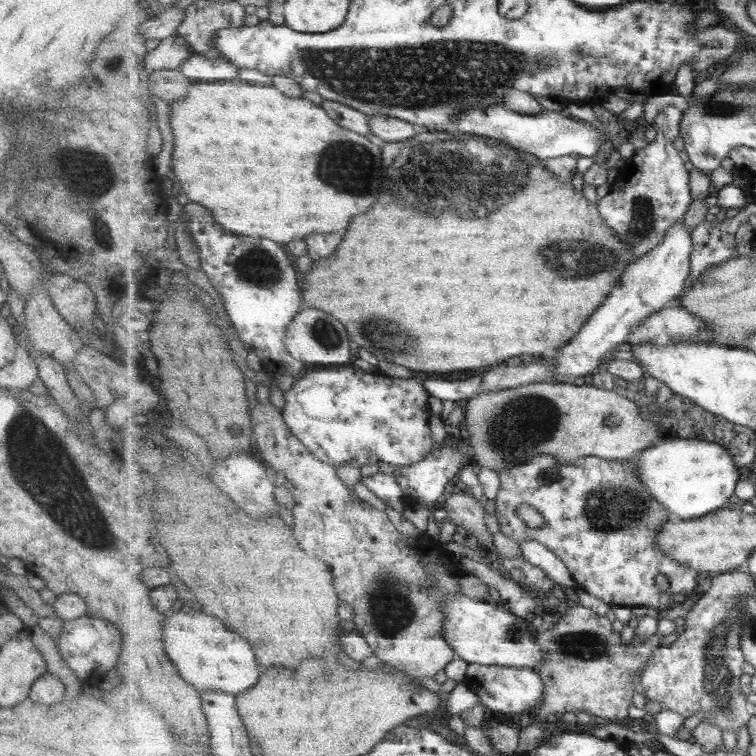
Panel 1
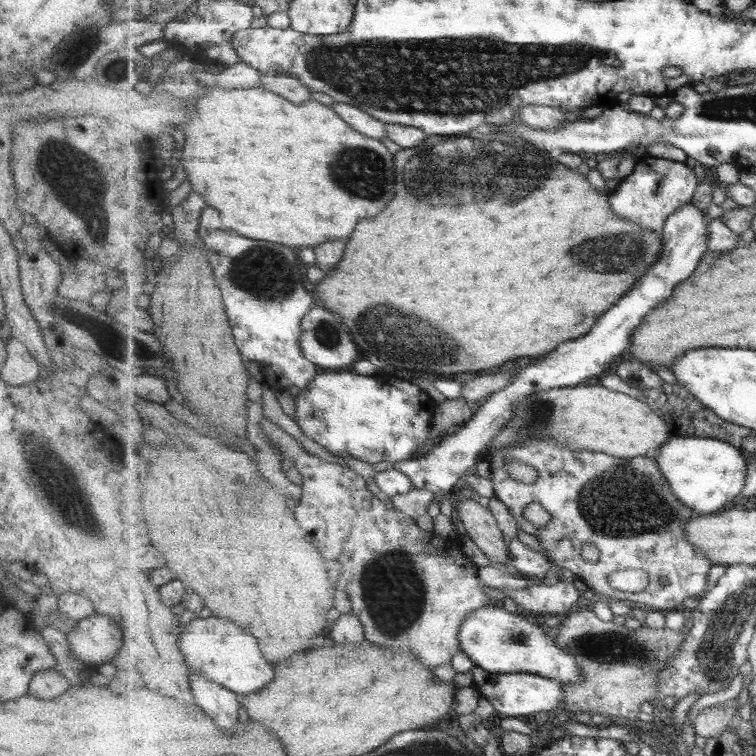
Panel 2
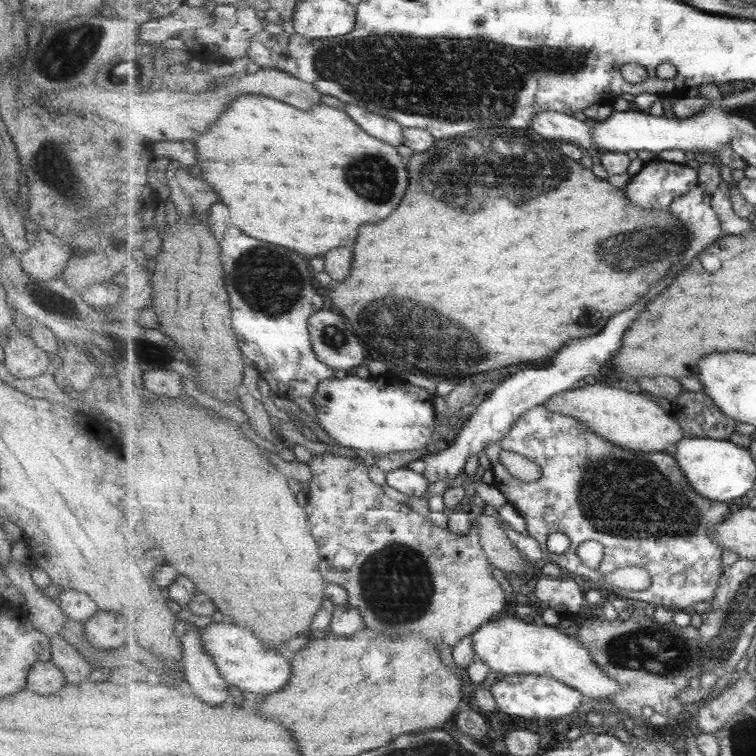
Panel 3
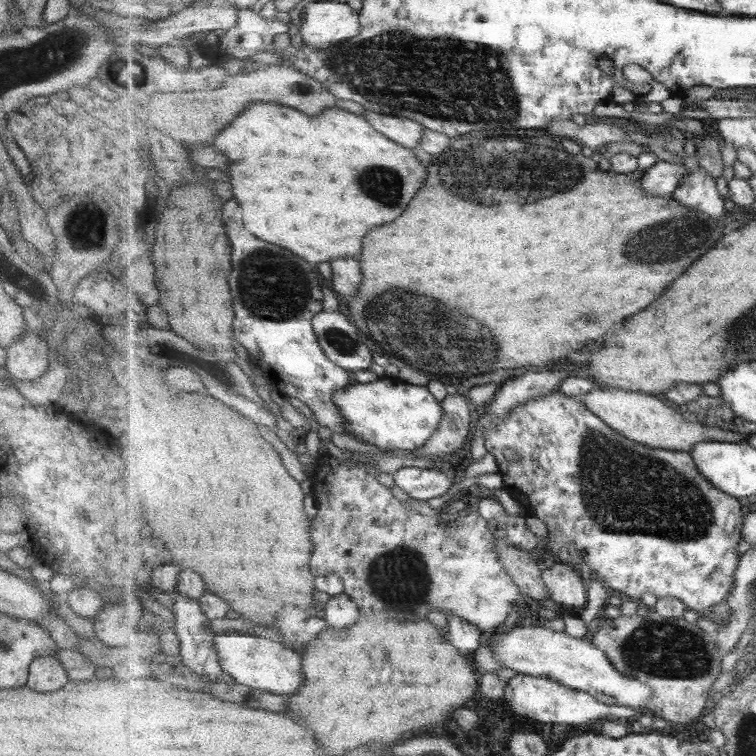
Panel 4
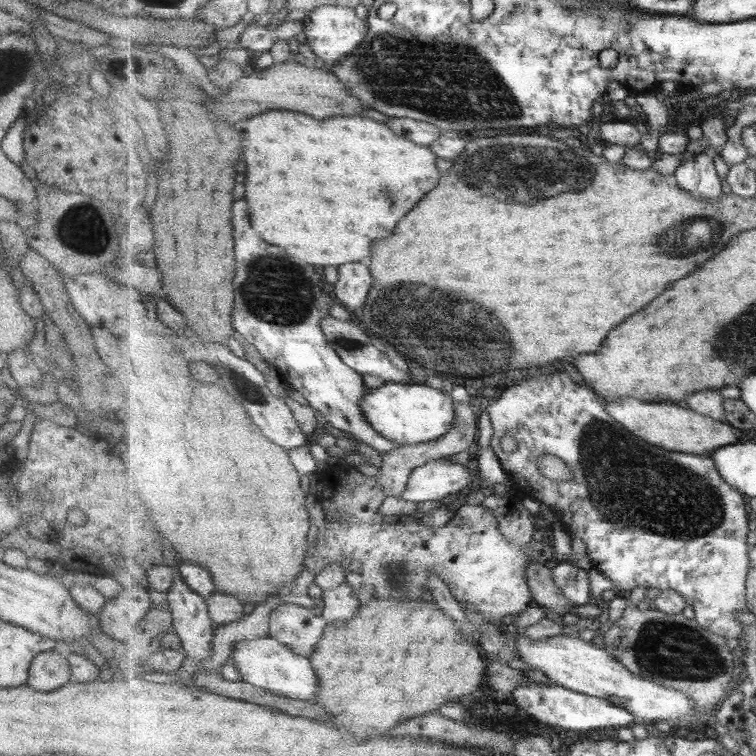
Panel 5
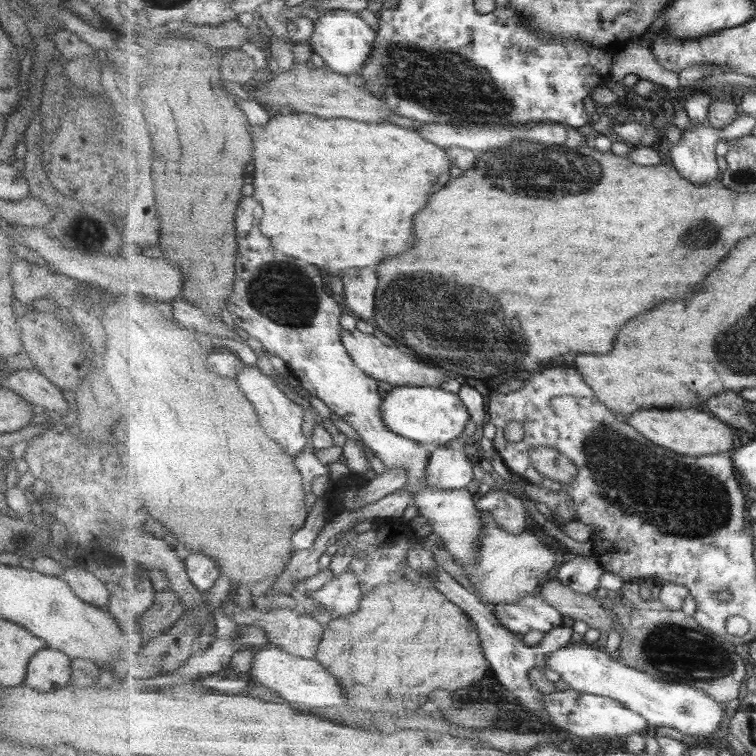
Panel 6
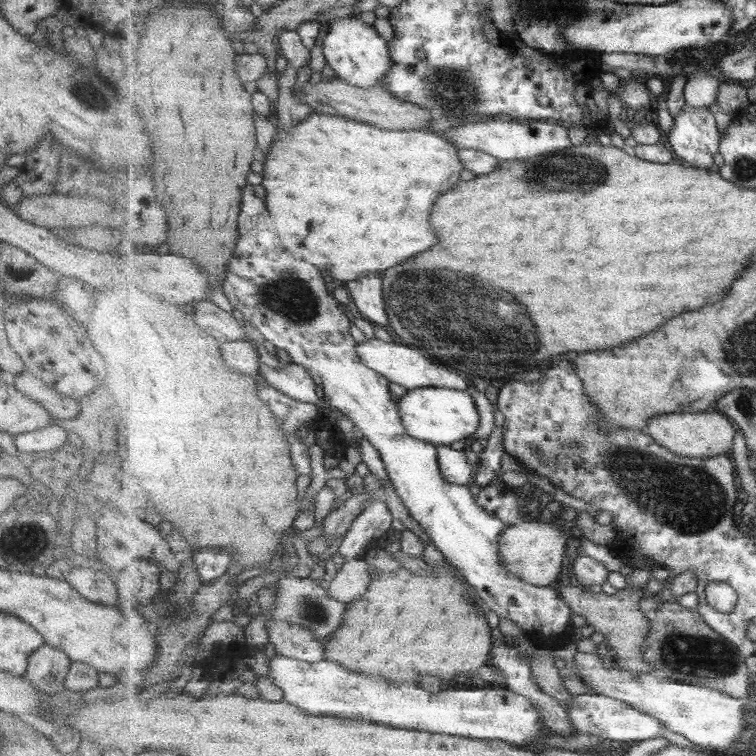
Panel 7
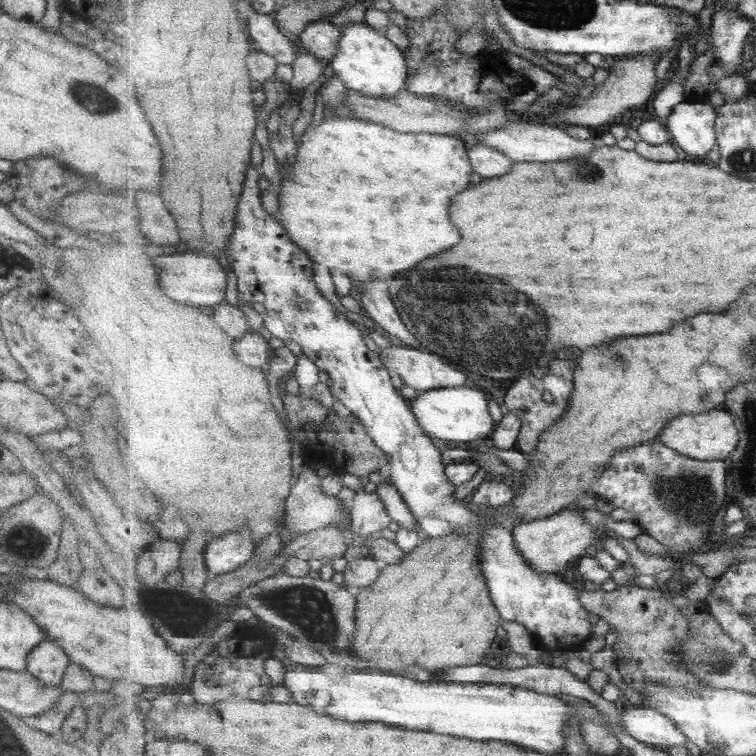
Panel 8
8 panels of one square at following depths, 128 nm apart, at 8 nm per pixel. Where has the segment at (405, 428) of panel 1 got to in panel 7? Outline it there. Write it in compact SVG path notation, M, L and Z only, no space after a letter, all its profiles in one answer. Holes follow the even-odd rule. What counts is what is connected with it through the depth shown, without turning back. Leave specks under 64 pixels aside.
M416 388L408 390L403 398L397 400L408 434L433 445L450 446L453 442L472 437L481 424L477 404L467 390Z

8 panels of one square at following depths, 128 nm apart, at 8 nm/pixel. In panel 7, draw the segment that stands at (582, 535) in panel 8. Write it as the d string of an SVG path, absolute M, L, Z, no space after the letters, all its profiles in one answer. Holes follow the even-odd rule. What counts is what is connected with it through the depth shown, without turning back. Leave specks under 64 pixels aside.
M547 515L533 520L521 520L506 527L500 536L500 555L509 573L520 576L528 584L550 587L558 582L559 572L567 554L572 529L563 527L562 522L550 522Z

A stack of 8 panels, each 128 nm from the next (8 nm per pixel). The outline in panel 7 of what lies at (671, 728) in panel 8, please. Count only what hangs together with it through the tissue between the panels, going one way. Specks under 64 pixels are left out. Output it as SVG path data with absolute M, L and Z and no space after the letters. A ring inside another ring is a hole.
M599 694L571 696L571 706L567 708L575 732L579 735L597 735L598 738L619 740L621 742L641 742L663 736L663 723L653 715L641 712L626 702Z

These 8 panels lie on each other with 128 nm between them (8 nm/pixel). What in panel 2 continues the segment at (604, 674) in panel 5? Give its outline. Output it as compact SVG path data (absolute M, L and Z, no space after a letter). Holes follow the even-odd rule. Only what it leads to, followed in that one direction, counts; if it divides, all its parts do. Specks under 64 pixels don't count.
M498 603L473 610L465 620L459 632L461 650L465 651L475 664L495 674L511 674L511 672L536 674L548 679L558 680L560 683L577 684L583 680L583 673L575 655L565 652L547 632L543 632L543 625L527 622L519 612L511 613Z

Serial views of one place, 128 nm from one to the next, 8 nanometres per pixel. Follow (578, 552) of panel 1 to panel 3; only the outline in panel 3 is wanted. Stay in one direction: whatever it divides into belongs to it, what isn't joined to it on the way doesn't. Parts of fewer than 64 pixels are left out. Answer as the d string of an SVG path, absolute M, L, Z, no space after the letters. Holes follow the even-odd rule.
M537 405L527 411L516 423L512 432L504 440L486 448L487 456L493 463L494 486L505 496L526 520L528 533L539 541L542 549L547 548L547 538L553 532L561 532L570 539L570 546L563 554L548 553L551 562L563 572L577 579L588 580L596 587L604 586L616 596L630 598L655 606L663 605L675 611L691 612L697 602L711 601L720 587L720 579L725 574L723 552L725 547L713 539L709 532L719 526L727 516L731 516L734 507L730 503L713 501L699 495L685 477L685 471L677 463L677 458L663 452L647 454L625 450L609 440L592 432L582 420L571 415L549 411L545 405ZM501 452L517 452L535 462L542 476L536 481L523 482L499 462ZM596 540L605 548L605 556L600 568L591 569L579 557L579 546L583 542ZM626 566L640 566L650 574L653 583L645 591L620 589L606 584L606 577Z

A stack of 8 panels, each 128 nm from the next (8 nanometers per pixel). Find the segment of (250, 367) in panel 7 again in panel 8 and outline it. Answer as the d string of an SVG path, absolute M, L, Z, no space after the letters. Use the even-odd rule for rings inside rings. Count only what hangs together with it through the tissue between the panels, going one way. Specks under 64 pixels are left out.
M252 331L237 340L233 349L242 364L261 369L273 358L275 344L273 341L265 340L261 334Z

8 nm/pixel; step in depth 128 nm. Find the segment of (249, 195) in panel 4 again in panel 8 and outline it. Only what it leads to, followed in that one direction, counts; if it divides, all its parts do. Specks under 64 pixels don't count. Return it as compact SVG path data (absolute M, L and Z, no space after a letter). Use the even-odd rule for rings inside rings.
M348 114L328 115L316 126L308 126L303 136L303 144L299 146L299 156L297 162L283 172L283 190L281 190L281 206L279 206L279 220L287 229L287 235L291 237L293 243L303 249L313 261L324 264L330 269L339 269L344 272L352 282L363 281L369 283L375 280L385 280L389 284L393 278L409 268L415 268L419 262L423 262L429 256L441 254L449 250L451 246L461 242L461 232L457 226L451 222L451 198L455 198L459 192L469 188L471 184L471 174L473 174L472 160L465 144L458 136L429 134L429 133L402 133L394 128L386 127L384 124L361 120Z

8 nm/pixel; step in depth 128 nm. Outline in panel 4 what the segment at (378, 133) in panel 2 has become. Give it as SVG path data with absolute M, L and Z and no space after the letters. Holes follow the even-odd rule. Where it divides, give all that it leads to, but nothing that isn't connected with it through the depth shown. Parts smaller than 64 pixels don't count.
M367 112L363 116L377 131L381 131L389 139L397 141L398 145L415 148L421 142L425 127L413 119L375 114L375 112Z

